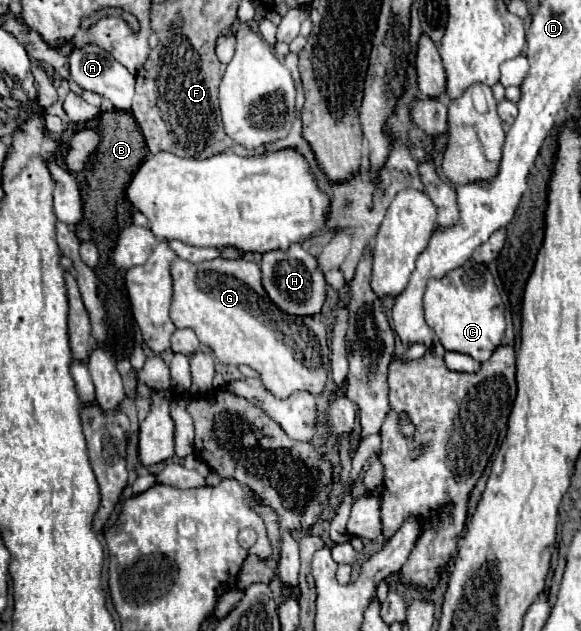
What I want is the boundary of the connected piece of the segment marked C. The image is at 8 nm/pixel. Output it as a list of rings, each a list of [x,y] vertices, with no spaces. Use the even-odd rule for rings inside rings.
[[[468,260],[464,266],[450,270],[444,278],[432,278],[428,282],[428,288],[424,292],[424,314],[426,314],[426,324],[434,330],[434,334],[438,336],[440,344],[446,350],[454,350],[454,352],[462,352],[472,356],[478,362],[486,362],[492,352],[502,344],[504,338],[504,304],[500,298],[500,292],[494,284],[492,274],[488,272],[486,264],[478,264],[474,260]]]

